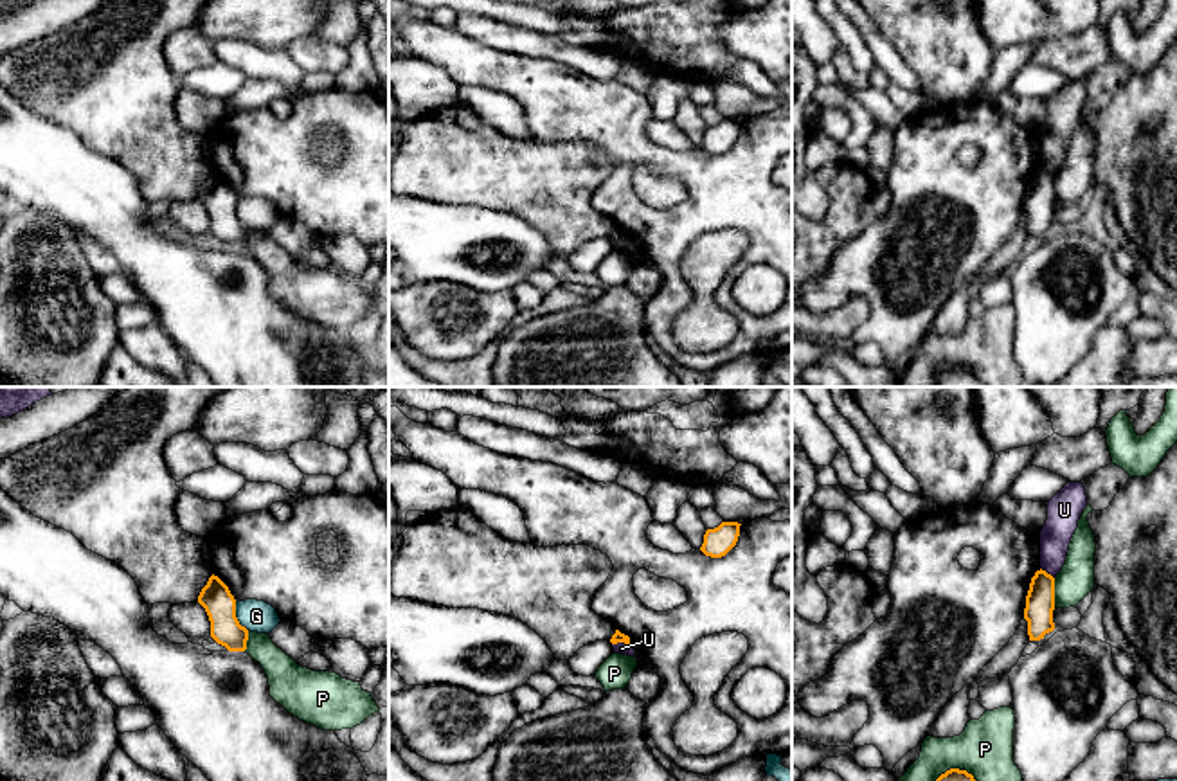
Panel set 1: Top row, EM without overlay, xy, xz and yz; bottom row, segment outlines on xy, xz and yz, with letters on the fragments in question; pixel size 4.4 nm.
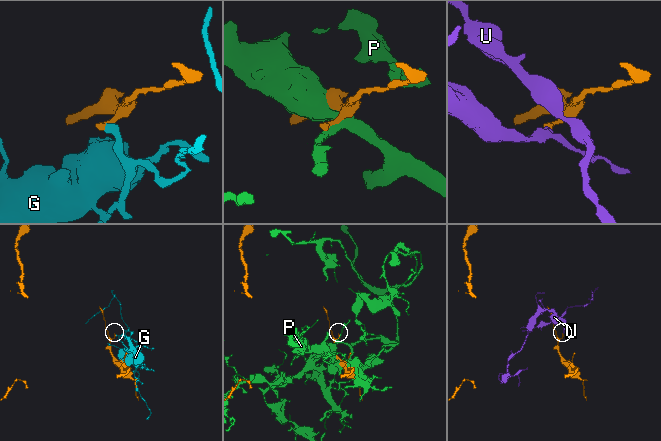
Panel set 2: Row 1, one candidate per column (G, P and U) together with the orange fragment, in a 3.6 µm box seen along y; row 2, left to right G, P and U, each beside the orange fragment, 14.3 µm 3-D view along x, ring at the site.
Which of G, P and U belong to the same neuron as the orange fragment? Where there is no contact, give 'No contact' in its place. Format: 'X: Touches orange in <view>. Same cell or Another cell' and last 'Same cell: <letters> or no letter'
G: Touches orange in xy. Another cell
P: Touches orange in yz. Another cell
U: Touches orange in yz. Another cell
Same cell: no letter

